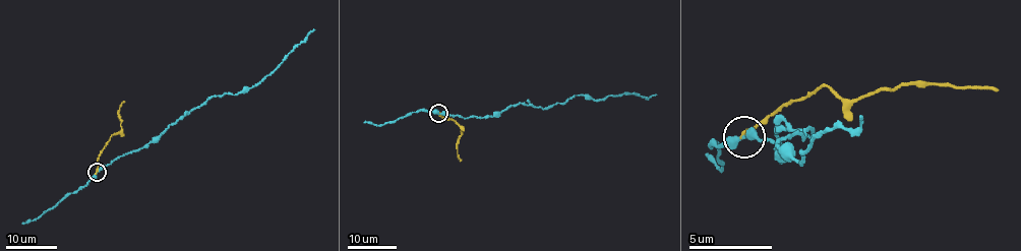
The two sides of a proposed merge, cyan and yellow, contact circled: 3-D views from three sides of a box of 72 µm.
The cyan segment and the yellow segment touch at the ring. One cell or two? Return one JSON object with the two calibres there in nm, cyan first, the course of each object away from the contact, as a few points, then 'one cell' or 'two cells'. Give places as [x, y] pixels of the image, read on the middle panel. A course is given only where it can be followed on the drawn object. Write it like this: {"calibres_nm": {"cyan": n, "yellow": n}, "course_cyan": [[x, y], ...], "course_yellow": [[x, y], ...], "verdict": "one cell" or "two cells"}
{"calibres_nm": {"cyan": 180, "yellow": 240}, "course_cyan": [[438, 113], [483, 118], [520, 103], [543, 109], [575, 95], [596, 100], [625, 92], [648, 98], [656, 95]], "course_yellow": [[438, 113], [462, 127], [458, 143], [458, 157], [461, 161]], "verdict": "two cells"}

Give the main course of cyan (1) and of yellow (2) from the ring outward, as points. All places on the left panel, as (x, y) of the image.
1: (97, 172), (124, 154), (142, 148), (214, 96), (247, 91), (271, 74), (314, 29)
2: (97, 172), (98, 158), (106, 143), (121, 129), (118, 114), (124, 101)

